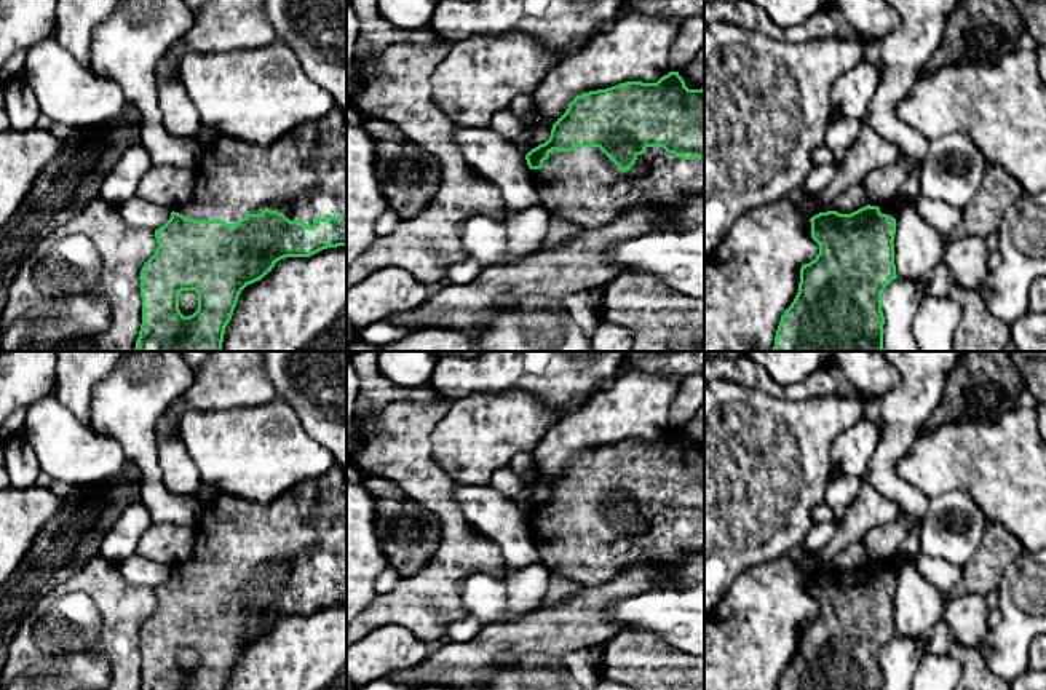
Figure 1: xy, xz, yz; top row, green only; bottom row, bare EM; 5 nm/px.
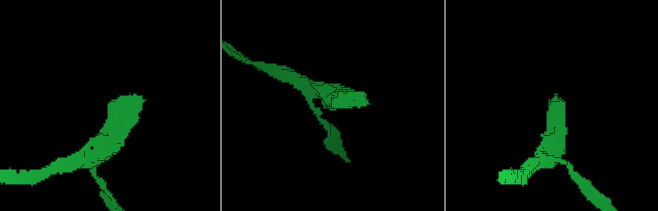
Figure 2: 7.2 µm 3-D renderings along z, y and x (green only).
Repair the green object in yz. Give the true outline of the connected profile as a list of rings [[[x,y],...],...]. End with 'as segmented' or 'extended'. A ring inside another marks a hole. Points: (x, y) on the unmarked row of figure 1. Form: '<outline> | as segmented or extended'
[[[902,557],[810,577],[819,612],[800,626],[798,650],[776,690],[883,690],[882,650],[896,637],[894,593]]] | extended

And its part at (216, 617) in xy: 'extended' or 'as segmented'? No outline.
extended

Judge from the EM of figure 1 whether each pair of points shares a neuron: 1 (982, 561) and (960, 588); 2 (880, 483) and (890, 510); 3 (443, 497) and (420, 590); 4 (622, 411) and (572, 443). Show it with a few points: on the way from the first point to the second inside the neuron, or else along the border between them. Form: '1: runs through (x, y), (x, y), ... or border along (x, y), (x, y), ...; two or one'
1: runs through (981, 567), (966, 582); one
2: border along (864, 478), (904, 513); two
3: runs through (451, 519), (451, 559), (443, 567); one
4: runs through (609, 417), (585, 430); one

